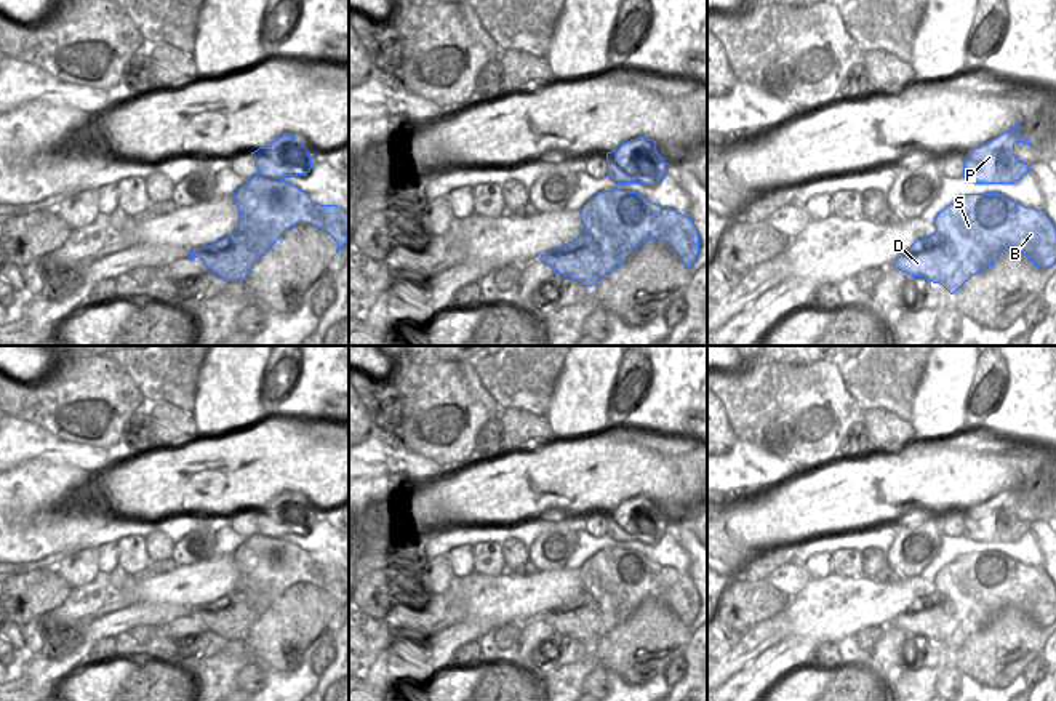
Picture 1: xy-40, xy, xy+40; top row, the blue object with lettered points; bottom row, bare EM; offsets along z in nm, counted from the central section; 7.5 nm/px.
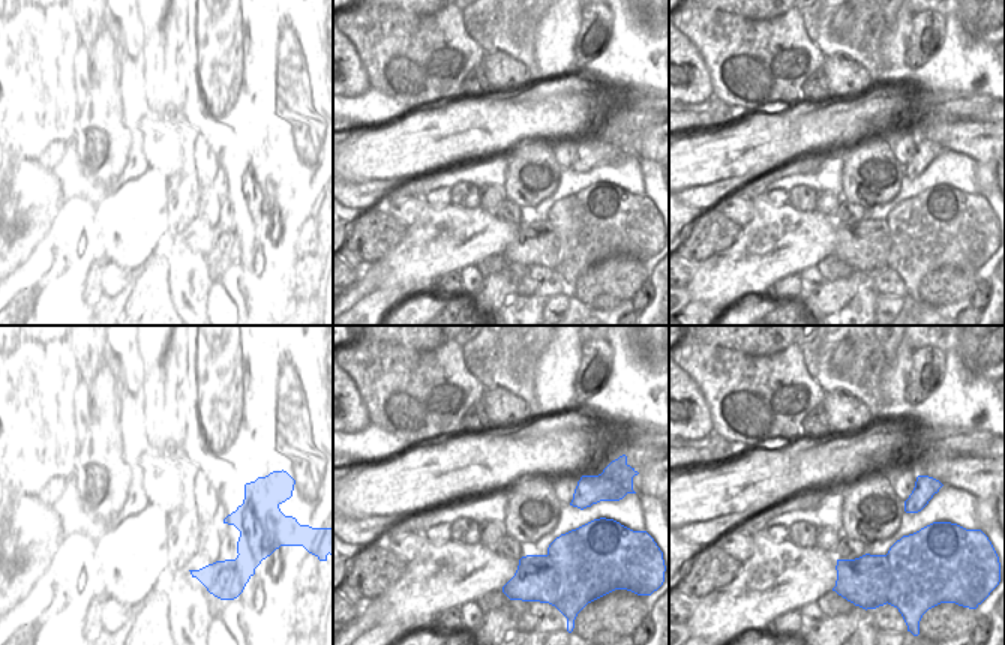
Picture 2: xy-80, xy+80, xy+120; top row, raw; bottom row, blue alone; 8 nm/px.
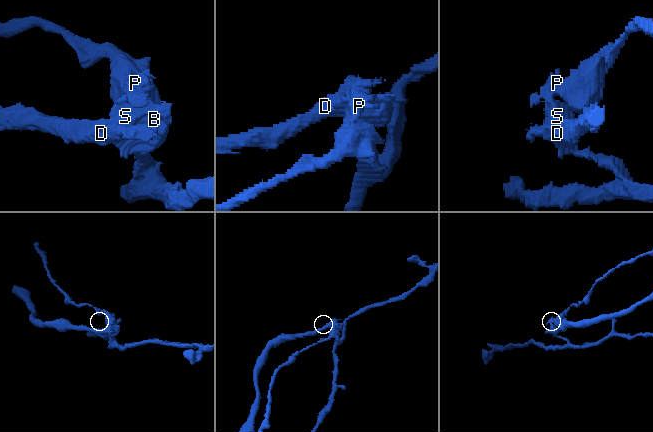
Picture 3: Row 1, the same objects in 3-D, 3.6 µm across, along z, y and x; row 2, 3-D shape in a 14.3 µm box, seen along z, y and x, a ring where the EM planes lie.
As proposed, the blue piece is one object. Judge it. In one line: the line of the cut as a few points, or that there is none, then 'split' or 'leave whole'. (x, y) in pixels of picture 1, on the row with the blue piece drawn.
cut xy (584, 232), (599, 247), (599, 276), (588, 285); split

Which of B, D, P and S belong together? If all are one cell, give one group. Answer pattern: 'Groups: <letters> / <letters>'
Groups: B P S / D.

